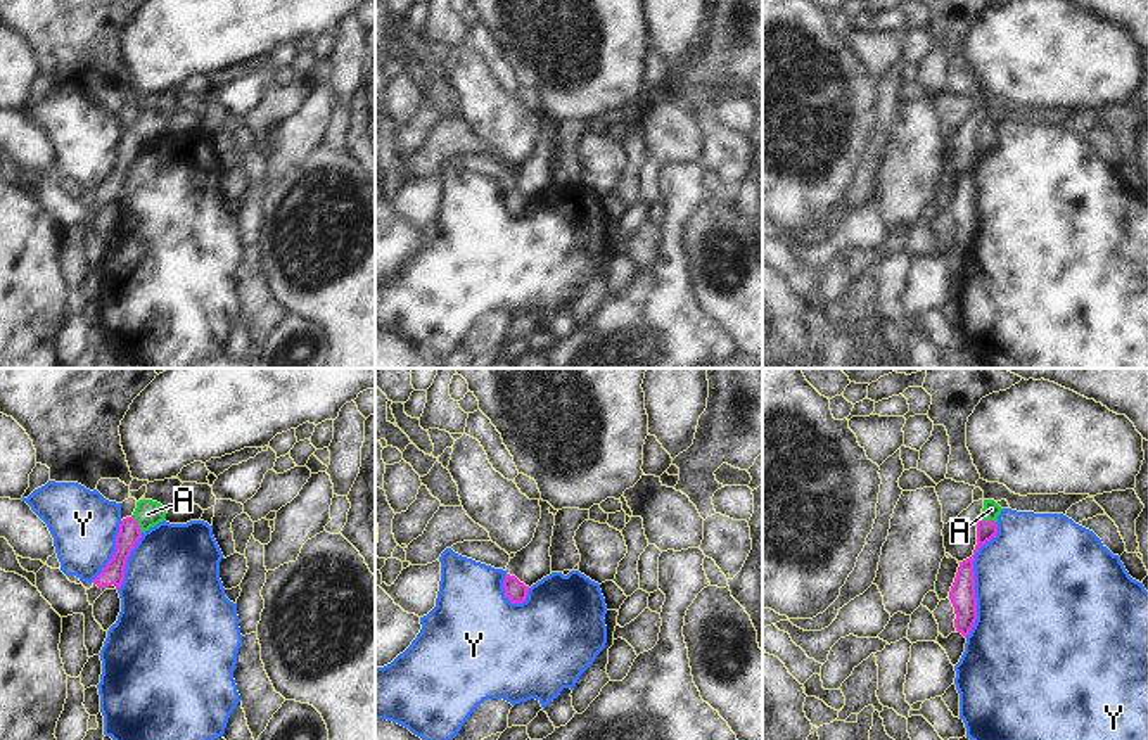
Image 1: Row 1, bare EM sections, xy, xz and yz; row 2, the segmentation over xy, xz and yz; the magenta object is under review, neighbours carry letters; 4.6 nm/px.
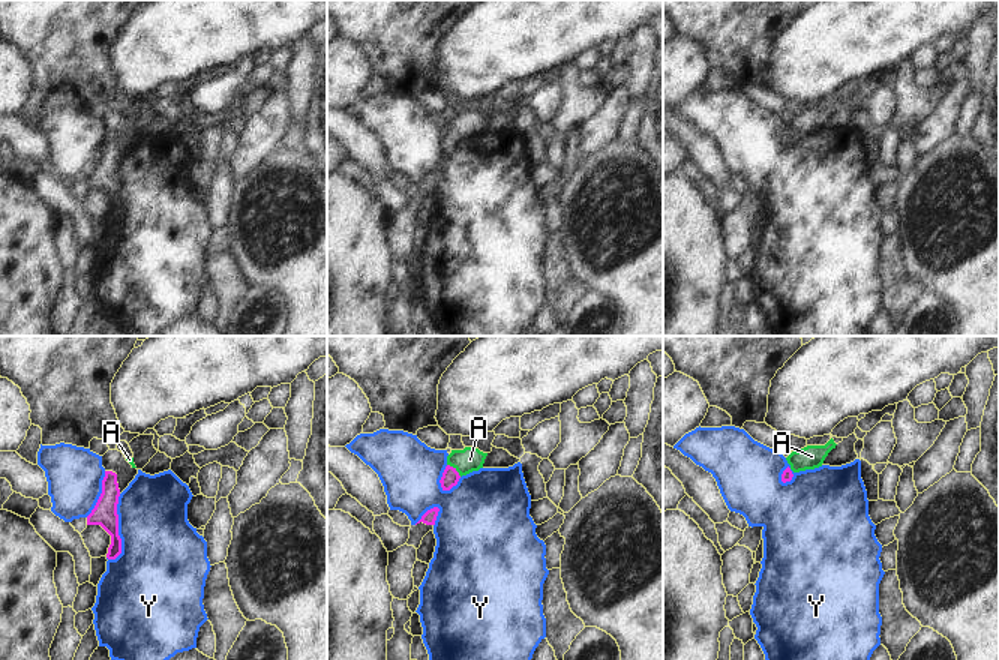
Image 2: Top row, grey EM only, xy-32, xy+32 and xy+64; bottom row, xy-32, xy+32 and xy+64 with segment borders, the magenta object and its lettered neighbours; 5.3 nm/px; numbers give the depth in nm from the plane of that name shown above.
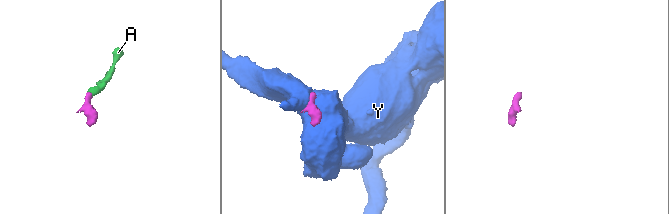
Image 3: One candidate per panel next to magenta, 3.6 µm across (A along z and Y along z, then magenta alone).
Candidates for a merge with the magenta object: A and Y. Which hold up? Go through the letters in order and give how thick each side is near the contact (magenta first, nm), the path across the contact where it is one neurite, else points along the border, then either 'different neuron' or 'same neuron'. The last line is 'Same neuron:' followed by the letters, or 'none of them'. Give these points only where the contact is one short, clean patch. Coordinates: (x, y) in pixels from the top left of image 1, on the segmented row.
A: 100/120 nm | across xy (128, 535), (137, 524), (147, 514) | same neuron
Y: 120/500 nm | different neuron
Same neuron: A

